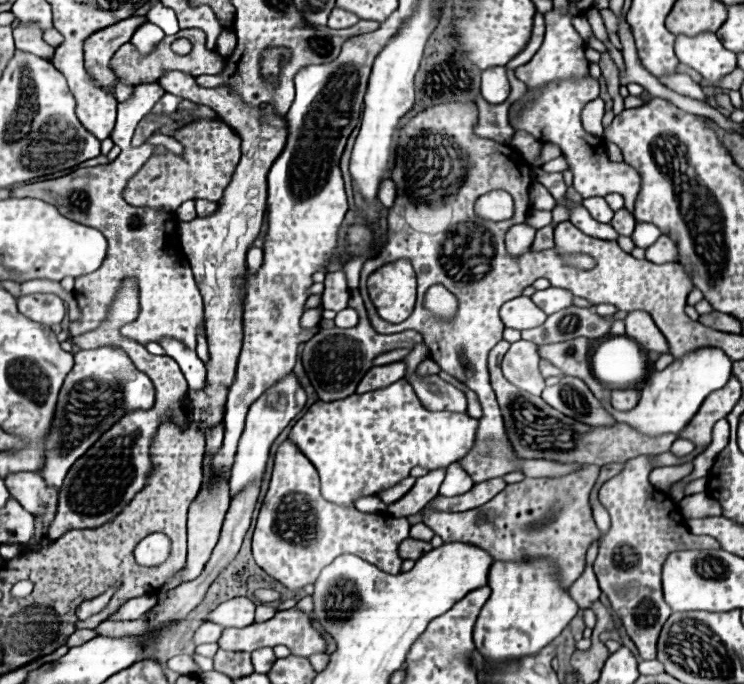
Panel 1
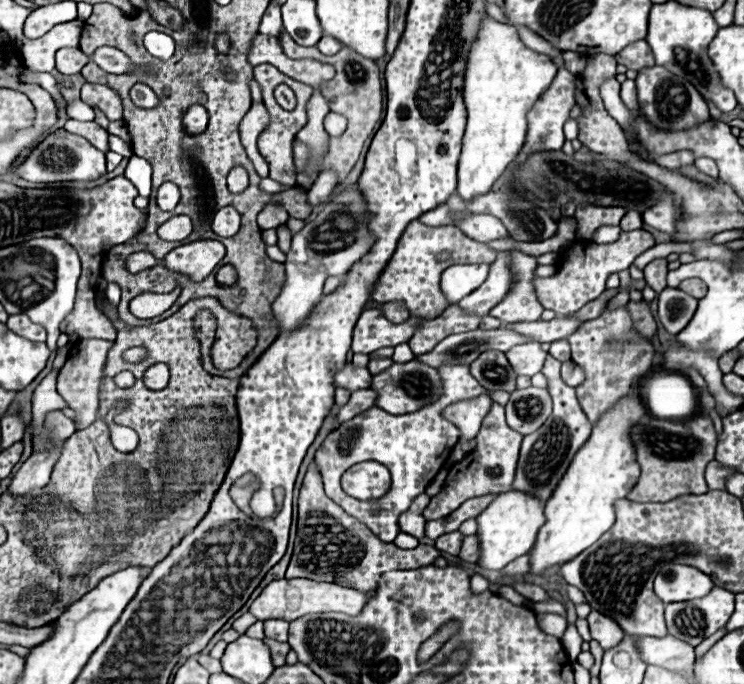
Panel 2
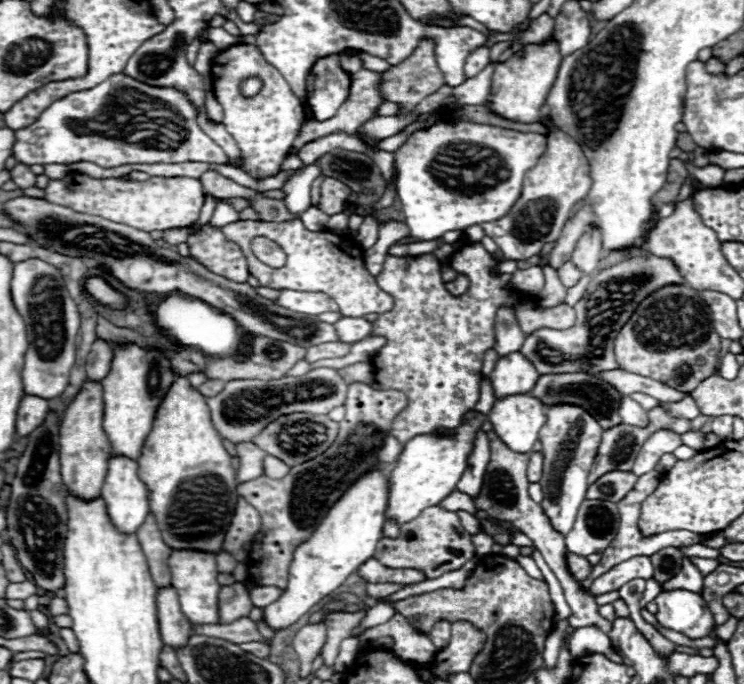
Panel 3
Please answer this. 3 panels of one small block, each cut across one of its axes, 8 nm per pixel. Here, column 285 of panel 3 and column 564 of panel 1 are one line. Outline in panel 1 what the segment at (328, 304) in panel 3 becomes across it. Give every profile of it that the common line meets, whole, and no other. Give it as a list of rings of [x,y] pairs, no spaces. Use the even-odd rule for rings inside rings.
[[[550,286],[546,290],[536,290],[532,294],[532,302],[540,310],[544,310],[546,314],[554,314],[554,312],[558,312],[558,310],[562,310],[562,308],[566,308],[566,306],[572,304],[572,294],[566,292],[566,290],[562,290],[562,288]]]

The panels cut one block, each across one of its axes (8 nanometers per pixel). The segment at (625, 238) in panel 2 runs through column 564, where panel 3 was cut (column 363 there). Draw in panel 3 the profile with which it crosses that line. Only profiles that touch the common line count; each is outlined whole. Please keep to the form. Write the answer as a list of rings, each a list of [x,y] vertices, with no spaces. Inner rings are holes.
[[[302,220],[292,222],[232,222],[222,228],[224,236],[238,244],[246,256],[250,274],[260,282],[260,286],[274,288],[274,290],[298,290],[298,292],[324,292],[336,300],[340,312],[344,316],[366,316],[370,312],[382,314],[392,308],[392,296],[380,290],[376,278],[366,270],[364,264],[364,250],[352,236],[340,236],[330,230],[310,232],[304,228]],[[256,236],[266,236],[280,244],[286,252],[286,266],[284,268],[270,268],[262,264],[250,250],[250,242]]]

